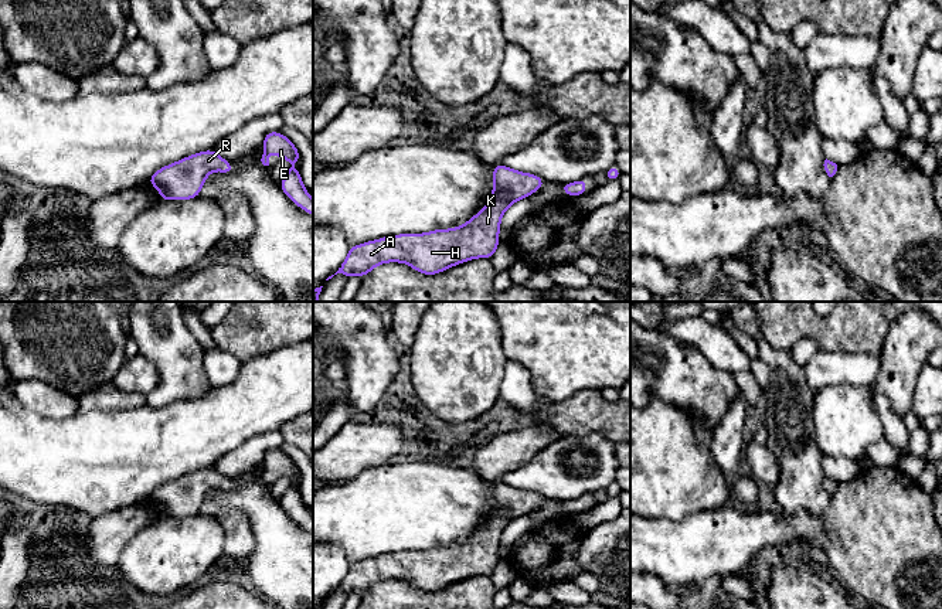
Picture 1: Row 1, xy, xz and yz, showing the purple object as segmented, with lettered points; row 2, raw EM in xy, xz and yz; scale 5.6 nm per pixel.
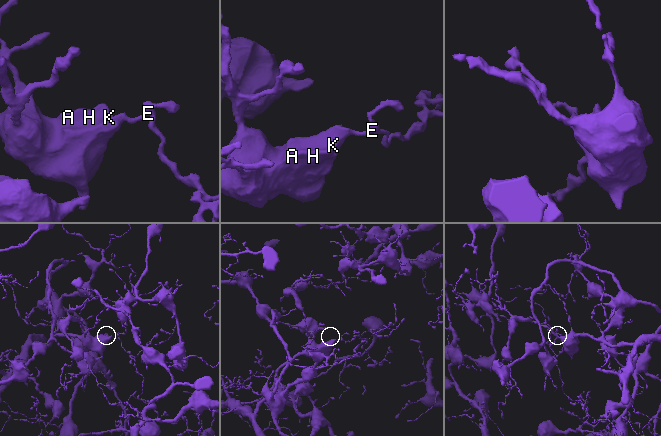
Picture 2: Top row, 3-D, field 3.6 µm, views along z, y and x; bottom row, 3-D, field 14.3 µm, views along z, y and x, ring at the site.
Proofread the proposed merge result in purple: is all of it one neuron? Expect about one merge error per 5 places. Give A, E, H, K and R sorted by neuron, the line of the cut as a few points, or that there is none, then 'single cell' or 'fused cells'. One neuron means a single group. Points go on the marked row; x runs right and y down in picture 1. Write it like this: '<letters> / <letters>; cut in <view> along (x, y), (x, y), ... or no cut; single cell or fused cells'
A E H K R; no cut; single cell

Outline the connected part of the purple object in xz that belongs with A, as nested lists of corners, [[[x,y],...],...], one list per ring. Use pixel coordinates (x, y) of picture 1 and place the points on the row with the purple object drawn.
[[[496,164],[493,167],[493,194],[484,208],[465,225],[452,229],[433,229],[426,234],[388,235],[382,239],[367,241],[364,245],[350,246],[346,261],[339,271],[347,279],[353,275],[364,278],[373,268],[385,262],[404,262],[424,275],[436,275],[458,263],[473,258],[490,259],[499,246],[500,220],[504,211],[516,201],[531,195],[545,184],[538,176]]]

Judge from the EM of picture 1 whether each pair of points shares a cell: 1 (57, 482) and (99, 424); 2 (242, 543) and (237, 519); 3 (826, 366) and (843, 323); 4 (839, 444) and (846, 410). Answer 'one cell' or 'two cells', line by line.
1: one cell
2: one cell
3: two cells
4: one cell

